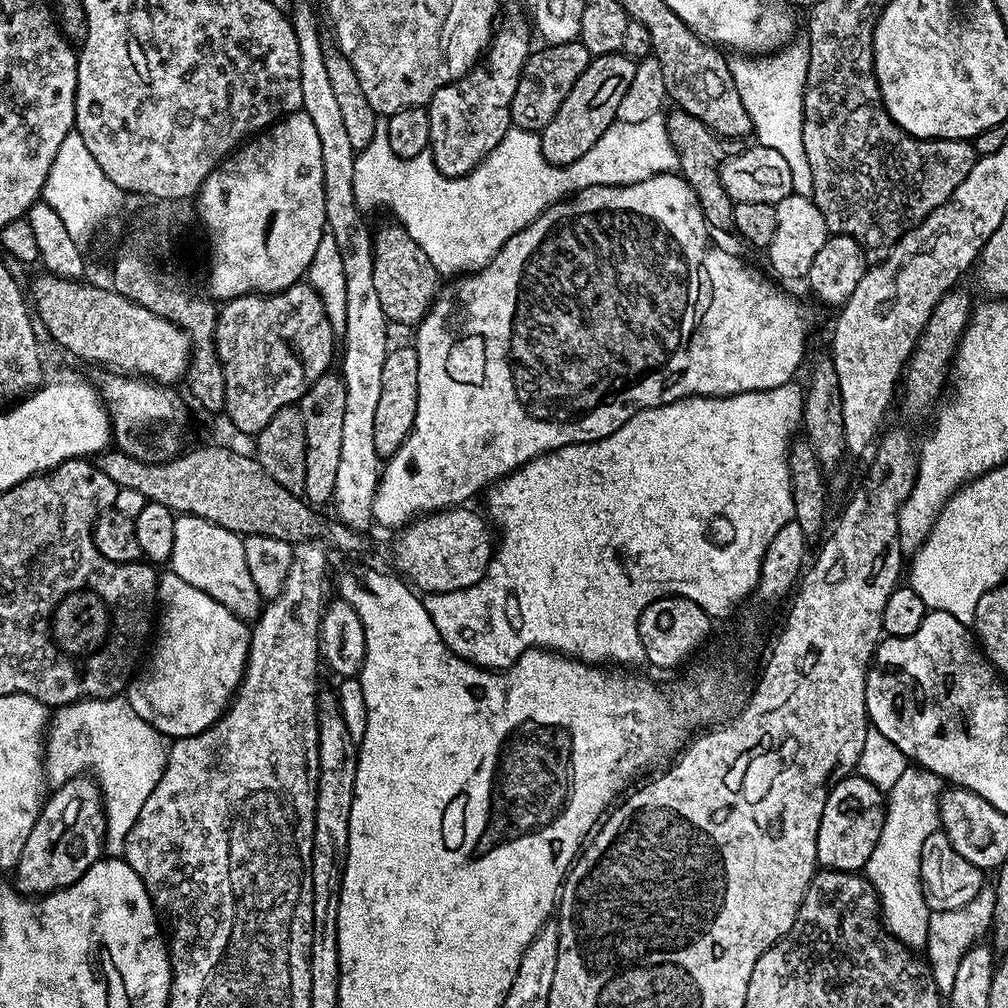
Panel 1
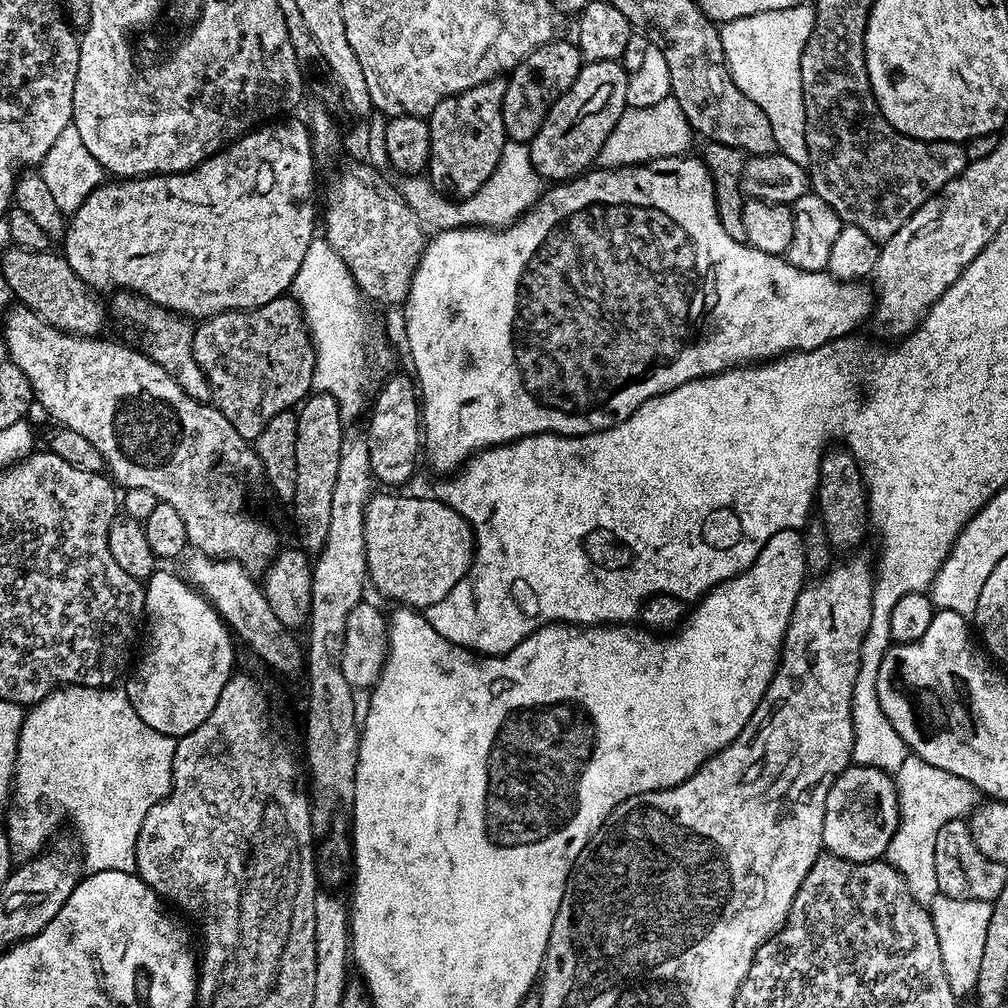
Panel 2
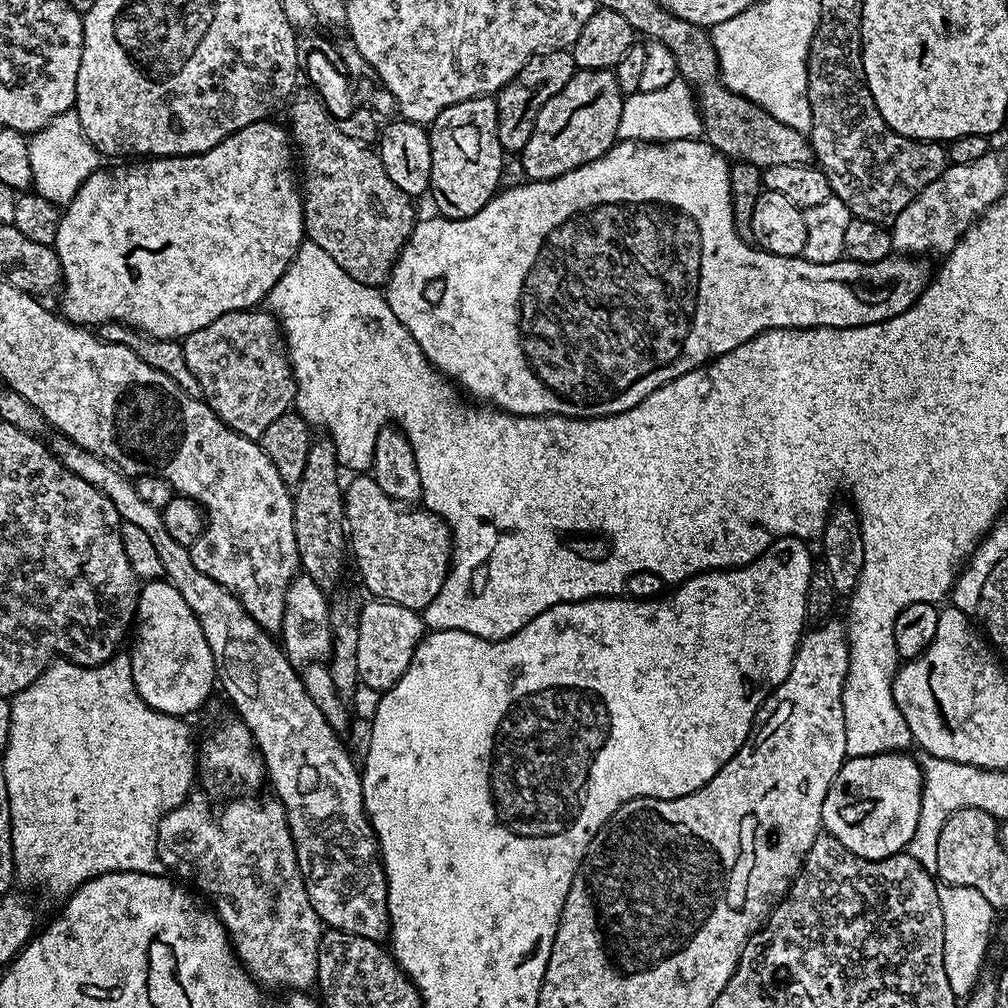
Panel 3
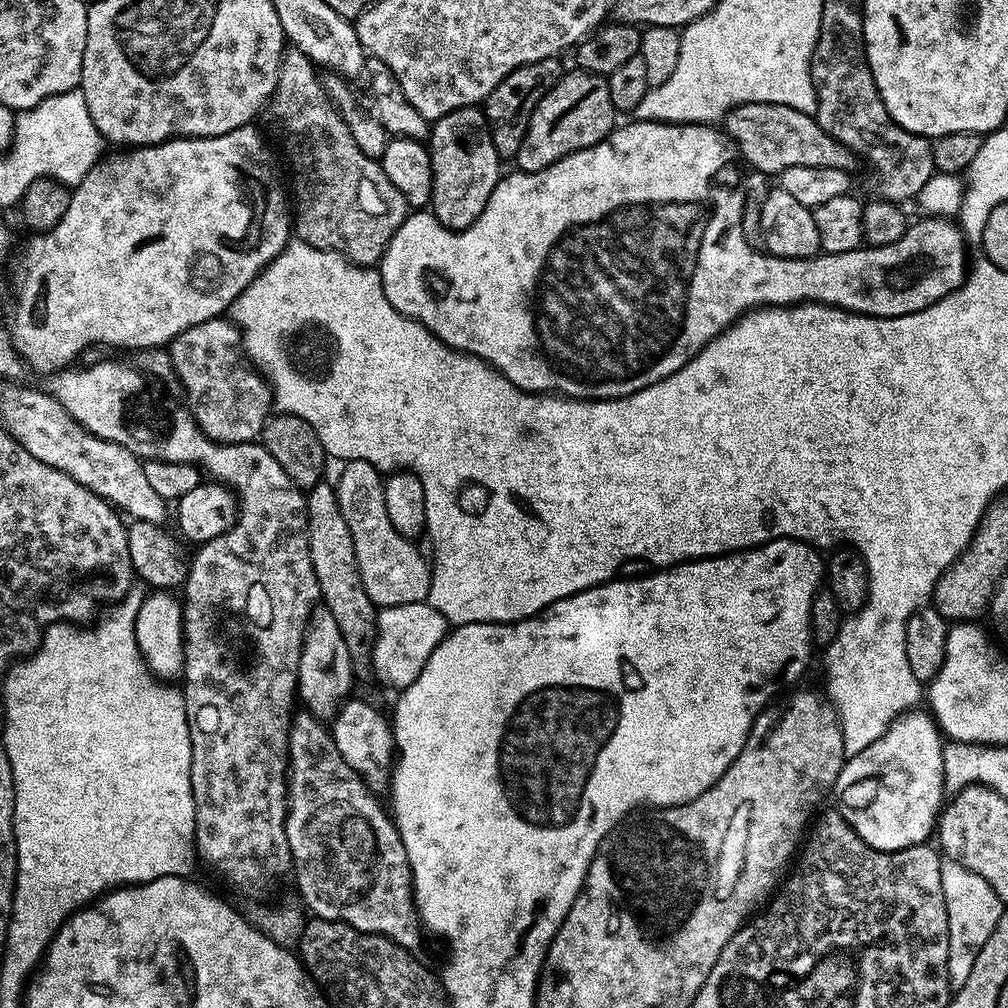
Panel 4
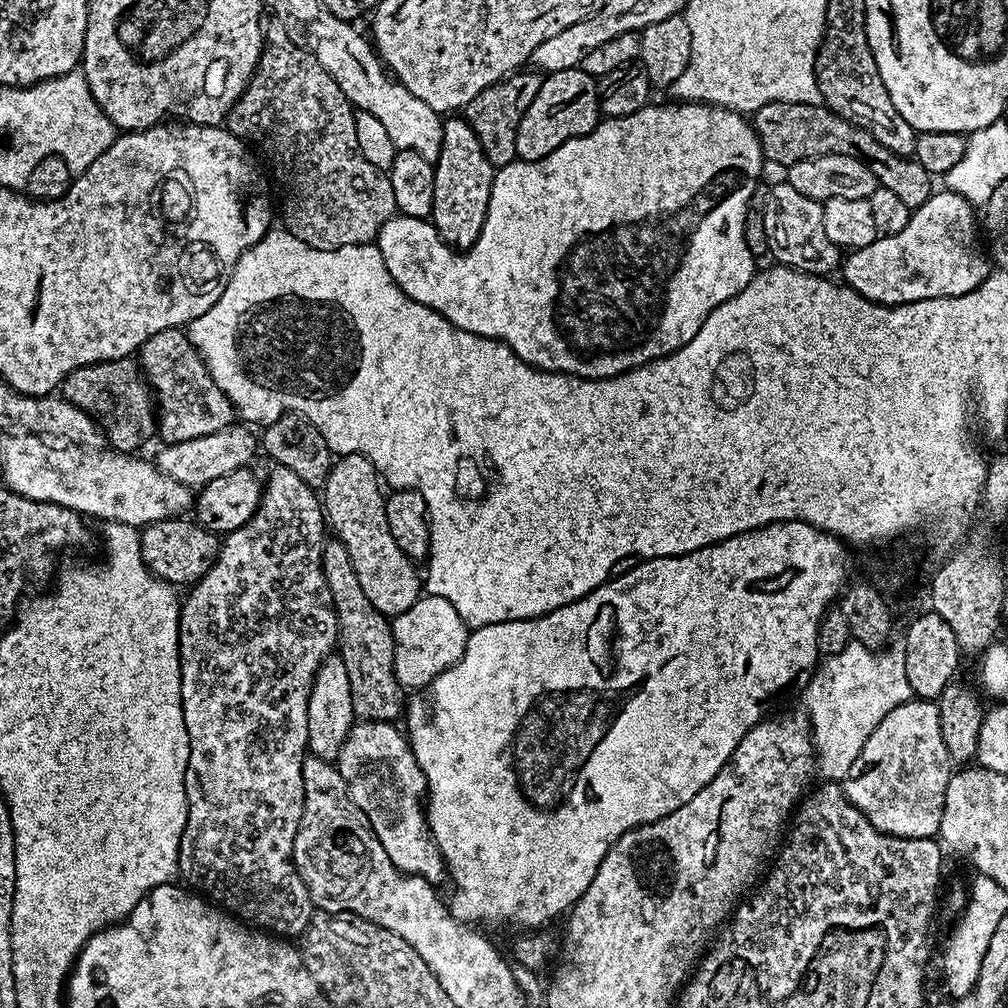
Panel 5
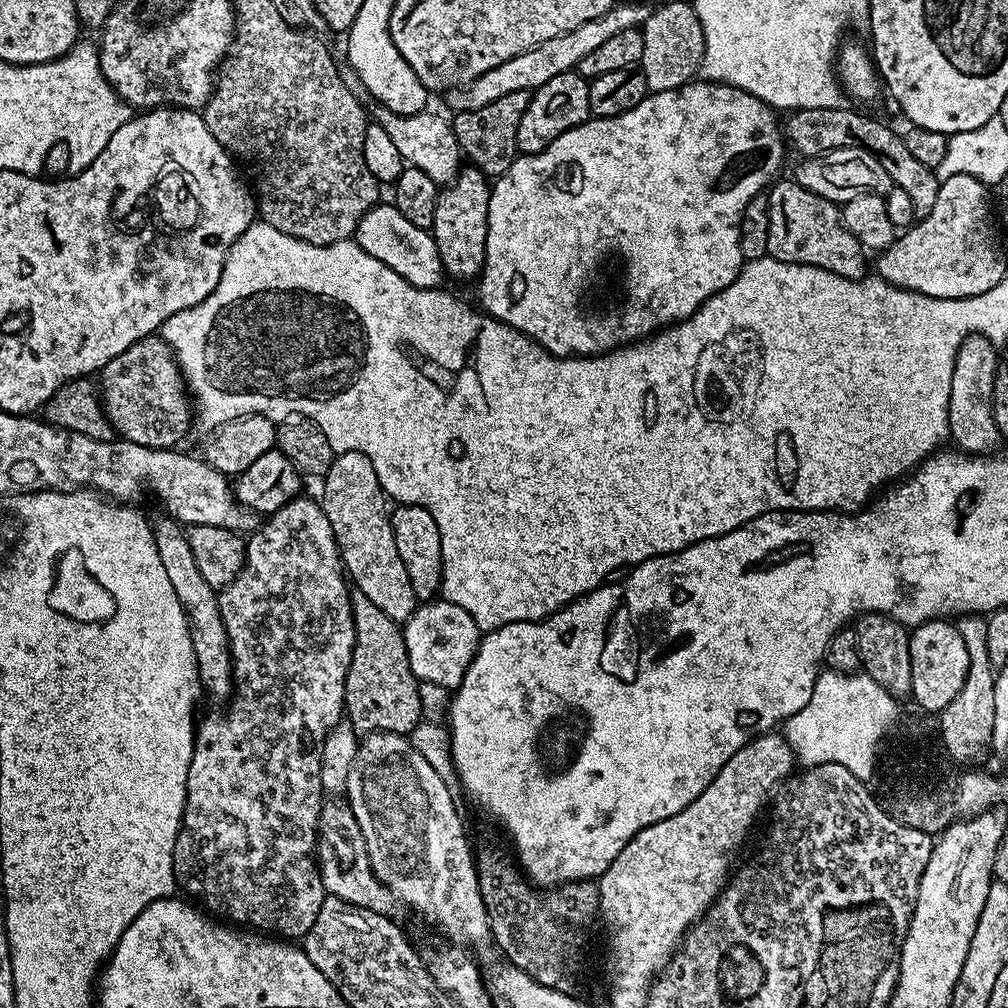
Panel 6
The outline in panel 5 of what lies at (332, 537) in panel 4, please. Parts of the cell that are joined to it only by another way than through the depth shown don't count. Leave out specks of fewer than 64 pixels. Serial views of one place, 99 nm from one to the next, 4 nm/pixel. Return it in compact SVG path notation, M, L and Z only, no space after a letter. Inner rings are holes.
M335 538L325 539L322 550L322 574L326 574L326 586L330 586L330 598L334 602L334 610L338 618L338 655L342 662L346 662L346 675L350 678L350 698L360 720L387 720L396 722L406 712L406 692L401 688L398 678L394 674L394 634L392 621L383 616L366 598L362 585L358 583L358 574L354 574L354 562L350 562L350 553L346 546Z

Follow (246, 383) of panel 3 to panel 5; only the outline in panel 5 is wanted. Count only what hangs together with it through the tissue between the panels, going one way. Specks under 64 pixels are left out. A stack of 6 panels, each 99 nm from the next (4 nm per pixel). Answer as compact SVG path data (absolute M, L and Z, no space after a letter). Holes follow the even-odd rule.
M171 328L154 334L138 349L138 363L158 405L158 436L164 444L190 442L190 438L218 434L218 430L232 427L234 405L218 382L214 382L184 328Z

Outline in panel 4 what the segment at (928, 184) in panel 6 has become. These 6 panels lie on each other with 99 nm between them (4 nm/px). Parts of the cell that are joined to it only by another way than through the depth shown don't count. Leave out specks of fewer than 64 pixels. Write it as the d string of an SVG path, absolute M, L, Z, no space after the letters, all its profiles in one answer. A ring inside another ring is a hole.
M739 104L724 117L722 128L742 160L744 155L747 167L757 172L779 174L790 166L818 166L852 174L858 163L853 153L822 130L813 113L781 104Z

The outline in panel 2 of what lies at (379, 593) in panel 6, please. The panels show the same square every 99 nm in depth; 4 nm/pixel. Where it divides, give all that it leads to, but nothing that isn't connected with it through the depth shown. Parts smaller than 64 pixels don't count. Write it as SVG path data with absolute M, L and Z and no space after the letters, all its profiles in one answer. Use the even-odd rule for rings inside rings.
M388 490L380 491L377 491L375 494L373 494L373 496L370 497L370 499L368 500L368 505L366 506L366 510L364 511L364 529L366 530L366 562L368 563L368 579L370 581L371 587L376 587L382 595L389 596L390 599L396 600L392 602L395 602L397 605L407 606L410 608L415 608L417 610L427 610L430 606L434 606L434 602L442 602L442 598L446 598L446 594L450 594L450 590L454 590L454 586L458 586L458 582L462 582L462 578L470 570L470 566L472 565L472 561L476 554L476 540L474 537L472 537L472 527L468 525L468 523L466 522L466 518L462 518L462 514L458 514L454 511L453 508L451 508L450 506L446 506L443 500L438 500L435 498L429 498L429 500L427 500L427 498L424 496L396 496L400 494L393 494Z

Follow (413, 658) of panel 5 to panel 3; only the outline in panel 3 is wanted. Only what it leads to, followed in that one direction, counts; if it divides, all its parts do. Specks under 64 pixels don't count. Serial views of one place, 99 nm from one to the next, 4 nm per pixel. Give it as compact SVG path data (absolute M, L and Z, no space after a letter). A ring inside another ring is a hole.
M372 598L369 601L368 605L365 603L361 607L360 621L358 622L358 658L356 659L358 680L359 683L373 688L375 692L383 694L396 685L398 678L402 678L402 674L406 674L406 670L414 658L414 650L426 635L426 625L423 615L415 608L407 608L389 600Z

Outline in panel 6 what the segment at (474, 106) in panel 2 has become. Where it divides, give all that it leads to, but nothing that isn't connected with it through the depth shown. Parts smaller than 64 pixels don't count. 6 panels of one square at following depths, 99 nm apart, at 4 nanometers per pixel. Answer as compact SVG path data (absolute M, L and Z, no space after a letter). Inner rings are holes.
M471 166L461 167L455 180L440 188L430 231L449 277L475 281L484 269L491 193L489 177Z

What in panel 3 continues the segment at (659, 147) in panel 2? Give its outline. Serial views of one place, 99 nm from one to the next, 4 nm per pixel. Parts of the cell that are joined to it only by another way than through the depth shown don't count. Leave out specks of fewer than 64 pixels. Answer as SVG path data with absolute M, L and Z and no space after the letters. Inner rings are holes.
M677 78L670 82L670 86L662 86L662 90L638 91L624 97L622 118L618 122L620 140L695 140L701 132L700 109L696 107L695 95L685 80Z

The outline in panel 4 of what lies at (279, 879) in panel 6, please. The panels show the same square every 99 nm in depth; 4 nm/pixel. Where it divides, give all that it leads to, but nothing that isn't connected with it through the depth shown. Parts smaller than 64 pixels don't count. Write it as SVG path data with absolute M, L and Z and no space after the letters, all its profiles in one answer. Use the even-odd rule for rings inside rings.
M100 360L89 368L76 368L69 366L61 371L51 373L47 377L46 391L73 416L79 424L90 434L97 435L106 442L117 443L133 452L140 460L169 460L170 462L182 462L199 466L205 473L208 472L213 481L224 484L232 489L238 501L236 513L236 525L226 534L218 534L210 542L199 545L195 549L196 557L191 557L188 566L188 578L182 585L183 599L186 603L184 610L184 671L182 673L182 691L184 693L184 705L186 706L186 718L190 730L190 742L192 743L192 761L190 762L190 786L194 794L194 810L196 811L196 834L194 837L194 852L199 855L222 879L236 888L248 892L251 888L268 888L279 876L289 875L292 868L292 855L286 838L284 823L288 817L288 729L292 726L294 709L298 704L296 679L298 678L298 662L300 651L304 645L304 634L308 630L308 619L312 616L313 608L317 607L320 600L320 587L318 578L314 578L314 562L310 562L310 542L308 541L308 501L305 493L296 487L290 478L286 478L286 470L274 462L274 458L264 449L263 443L253 442L250 444L218 444L208 439L208 435L196 424L196 419L183 403L176 400L164 400L160 404L161 385L151 381L143 372L140 372L131 363L119 364L116 360ZM225 604L242 623L248 627L252 635L252 644L256 647L256 653L252 656L252 668L239 668L234 657L228 653L226 645L220 641L216 633L216 610Z

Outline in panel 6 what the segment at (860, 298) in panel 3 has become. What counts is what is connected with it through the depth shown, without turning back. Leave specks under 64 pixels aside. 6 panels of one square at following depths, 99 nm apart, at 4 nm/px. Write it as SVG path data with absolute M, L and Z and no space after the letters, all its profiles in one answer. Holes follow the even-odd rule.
M696 78L681 88L649 94L634 106L634 110L626 110L626 114L589 118L574 130L566 130L566 134L554 138L546 150L529 156L517 155L510 170L495 177L491 185L486 258L478 277L479 307L495 320L501 320L531 340L537 340L552 356L599 356L601 352L634 344L692 316L700 305L730 286L746 263L740 249L742 210L754 194L765 191L777 179L776 171L784 160L784 148L786 152L786 136L776 116L777 109L754 98L754 94L746 94L746 90ZM954 174L941 180L938 198L934 201L934 210L926 214L926 218L917 220L911 228L901 231L890 247L883 249L874 260L875 275L888 284L905 288L907 292L917 292L923 296L934 298L966 298L986 294L1006 274L1004 256L992 237L992 224L988 221L989 189L970 174ZM377 203L376 207L368 211L358 222L354 237L356 244L362 246L362 250L366 250L366 254L378 258L378 262L390 266L390 270L394 270L394 274L406 278L406 282L419 288L441 287L440 279L445 279L446 273L431 231L414 226L414 222L402 218L395 203L384 203Z

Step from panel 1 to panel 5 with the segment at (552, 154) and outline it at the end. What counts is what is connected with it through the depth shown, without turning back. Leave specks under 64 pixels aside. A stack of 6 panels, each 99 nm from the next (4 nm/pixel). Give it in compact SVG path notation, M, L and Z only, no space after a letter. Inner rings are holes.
M579 67L549 72L544 76L538 94L534 94L534 102L530 102L526 114L522 114L522 122L518 122L517 157L522 160L546 158L546 154L558 150L562 142L590 134L601 119L597 77L586 74Z

